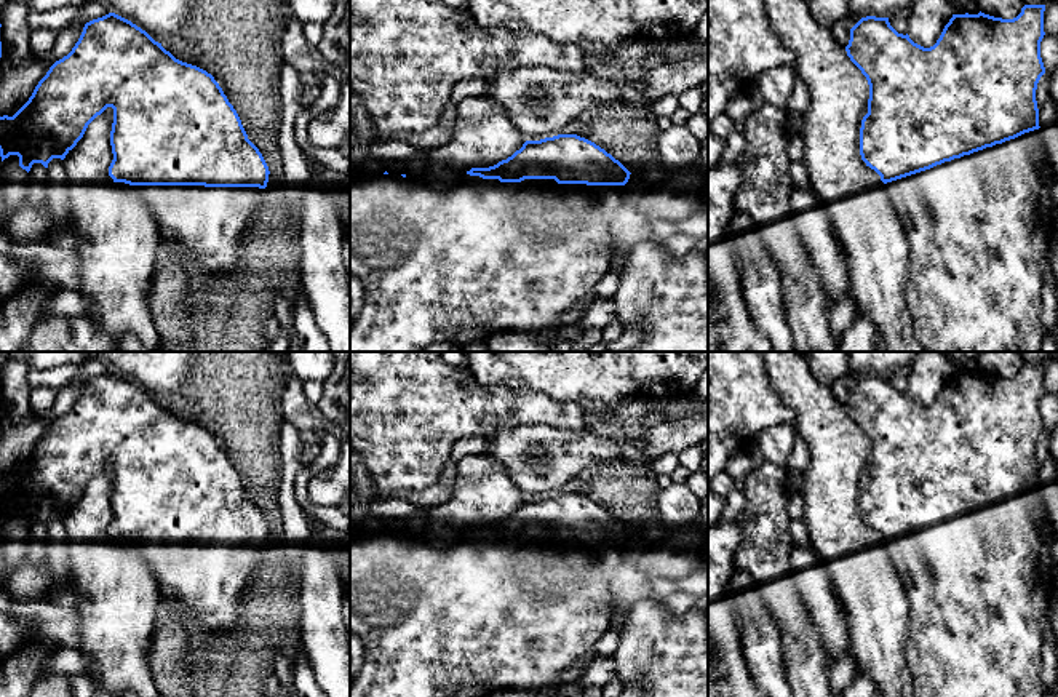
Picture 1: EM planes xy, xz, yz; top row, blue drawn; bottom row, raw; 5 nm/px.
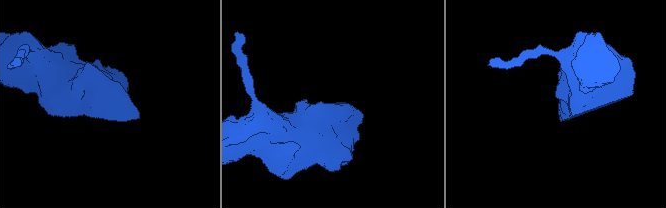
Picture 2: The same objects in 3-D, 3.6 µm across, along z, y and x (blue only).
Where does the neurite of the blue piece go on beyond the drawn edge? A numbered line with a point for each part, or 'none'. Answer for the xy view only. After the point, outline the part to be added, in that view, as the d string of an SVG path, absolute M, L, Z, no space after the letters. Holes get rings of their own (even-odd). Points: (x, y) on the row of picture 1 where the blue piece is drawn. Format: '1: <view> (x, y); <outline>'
1: xy (206, 224); M133 185L160 229L161 249L184 253L203 277L238 270L240 240L254 219L264 189Z

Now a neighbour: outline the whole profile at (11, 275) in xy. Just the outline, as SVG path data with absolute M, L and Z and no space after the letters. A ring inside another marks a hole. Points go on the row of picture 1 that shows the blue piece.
M0 254L0 304L11 299L27 283L26 272L10 256Z

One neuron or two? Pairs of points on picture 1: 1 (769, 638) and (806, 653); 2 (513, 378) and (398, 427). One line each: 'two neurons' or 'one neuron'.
1: two neurons
2: two neurons

